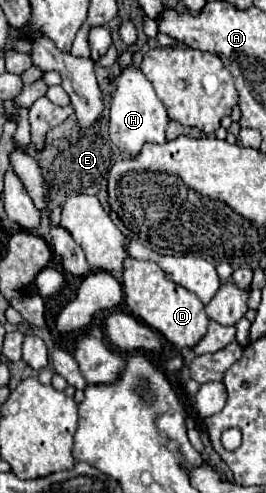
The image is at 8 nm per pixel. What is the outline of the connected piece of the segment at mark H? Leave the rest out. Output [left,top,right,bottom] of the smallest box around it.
[109,67,169,155]

